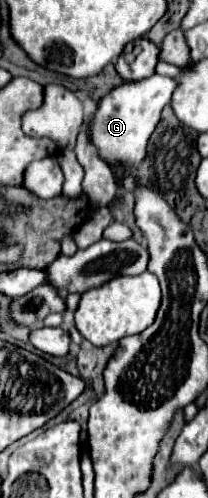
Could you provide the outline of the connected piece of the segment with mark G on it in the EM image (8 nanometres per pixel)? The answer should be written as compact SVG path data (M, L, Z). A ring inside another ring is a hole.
M153 75L137 83L125 83L113 89L107 97L103 97L97 107L97 113L89 117L89 135L93 143L99 147L101 157L105 161L111 161L111 157L121 157L119 161L131 161L131 165L135 165L137 169L145 157L147 141L159 123L161 109L171 101L175 87L175 79Z

